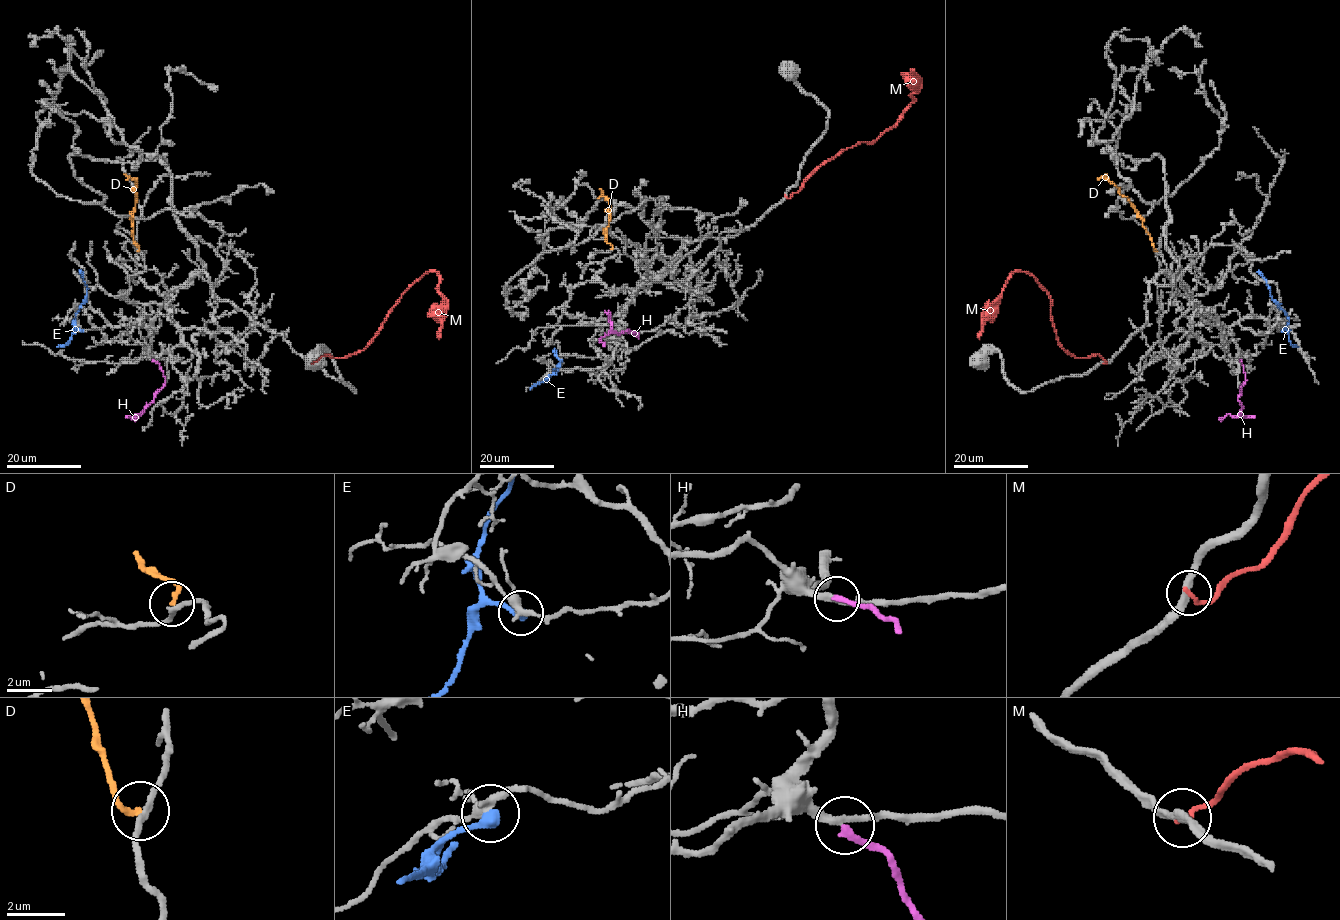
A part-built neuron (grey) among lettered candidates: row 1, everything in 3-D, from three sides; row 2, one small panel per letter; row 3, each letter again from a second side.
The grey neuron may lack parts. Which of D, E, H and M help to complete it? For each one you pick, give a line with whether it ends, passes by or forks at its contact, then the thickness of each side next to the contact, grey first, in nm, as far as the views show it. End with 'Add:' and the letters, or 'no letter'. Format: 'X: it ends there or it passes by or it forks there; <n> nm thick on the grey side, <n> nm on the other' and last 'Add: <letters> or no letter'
H: it ends there; 240 nm thick on the grey side, 240 nm on the other
Add: H

